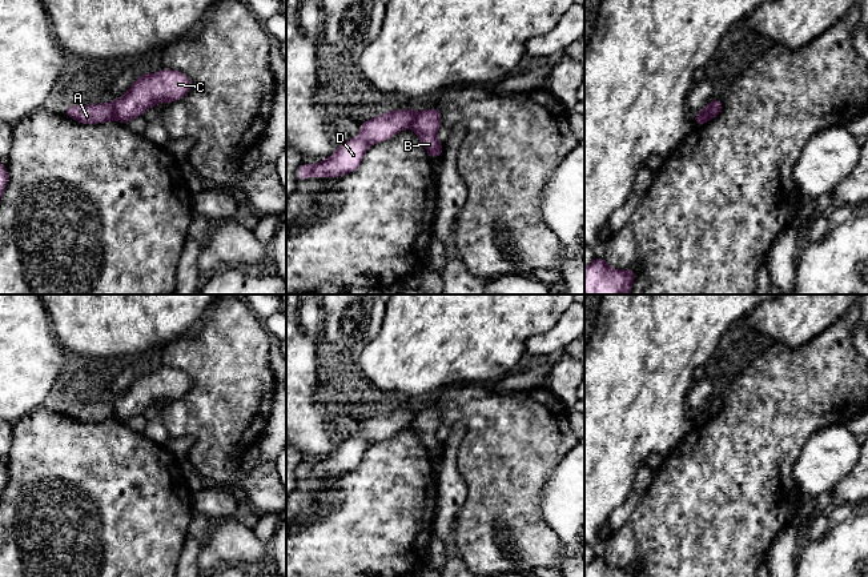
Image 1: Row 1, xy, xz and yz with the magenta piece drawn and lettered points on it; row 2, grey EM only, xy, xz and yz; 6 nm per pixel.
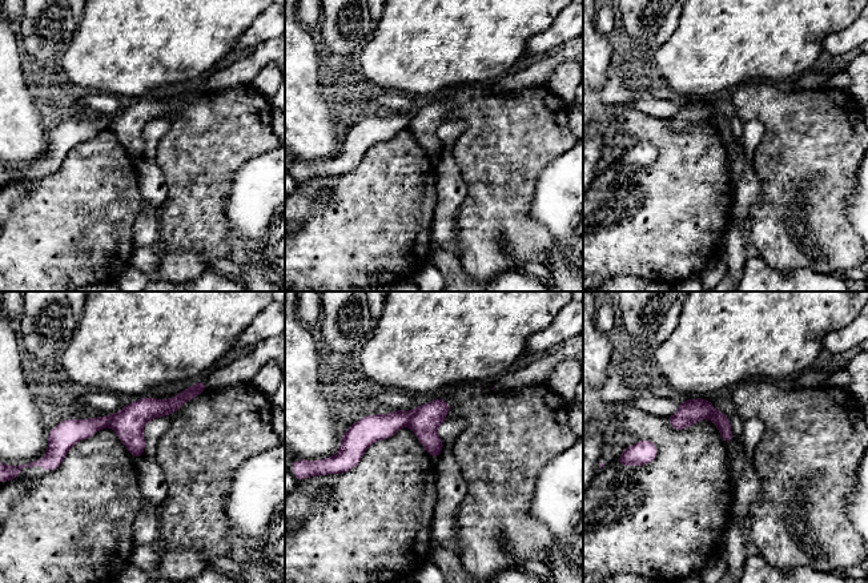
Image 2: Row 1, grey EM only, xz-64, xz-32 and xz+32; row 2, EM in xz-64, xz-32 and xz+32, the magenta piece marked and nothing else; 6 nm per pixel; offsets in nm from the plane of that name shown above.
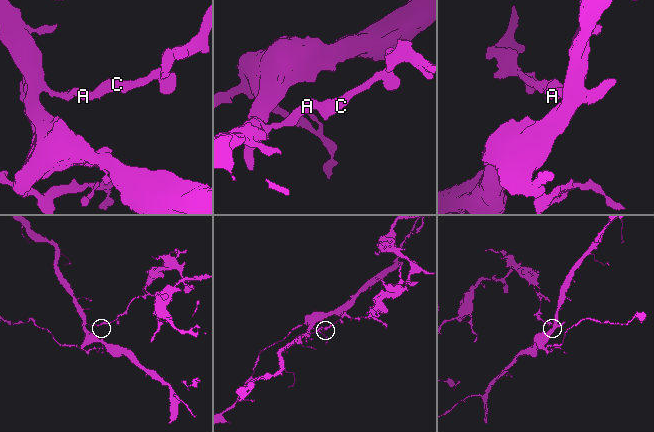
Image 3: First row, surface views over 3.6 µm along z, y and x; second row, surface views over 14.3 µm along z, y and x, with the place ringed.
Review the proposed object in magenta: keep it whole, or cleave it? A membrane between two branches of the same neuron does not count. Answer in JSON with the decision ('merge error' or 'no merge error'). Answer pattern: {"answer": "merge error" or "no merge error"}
{"answer": "merge error"}

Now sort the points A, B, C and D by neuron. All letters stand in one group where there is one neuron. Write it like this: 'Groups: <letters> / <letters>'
Groups: A D / B C

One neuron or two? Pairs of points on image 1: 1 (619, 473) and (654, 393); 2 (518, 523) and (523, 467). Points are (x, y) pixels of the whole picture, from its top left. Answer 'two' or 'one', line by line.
1: one
2: one

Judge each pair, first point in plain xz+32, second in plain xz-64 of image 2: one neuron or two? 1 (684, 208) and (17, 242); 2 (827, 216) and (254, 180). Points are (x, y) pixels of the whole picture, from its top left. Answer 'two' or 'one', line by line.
1: one
2: two

